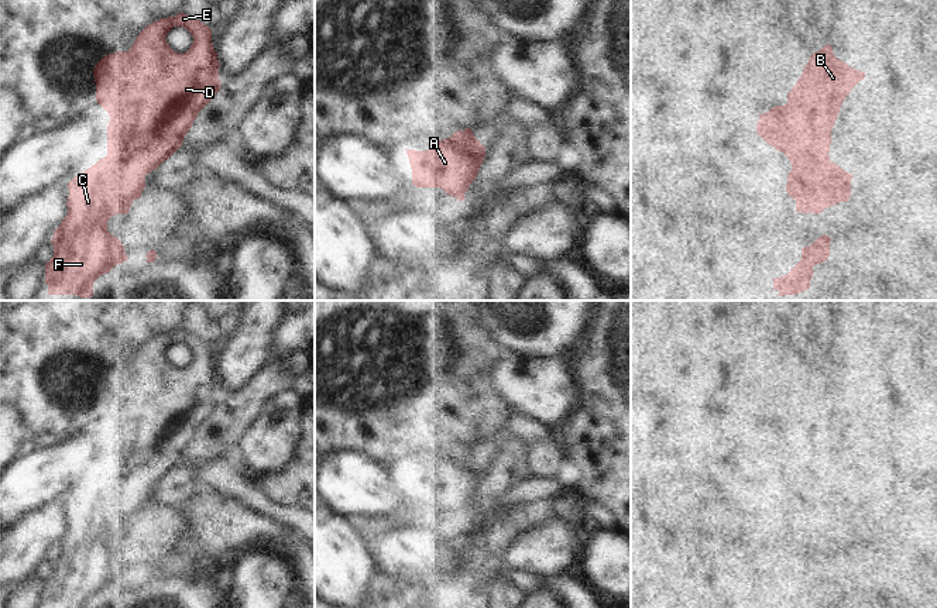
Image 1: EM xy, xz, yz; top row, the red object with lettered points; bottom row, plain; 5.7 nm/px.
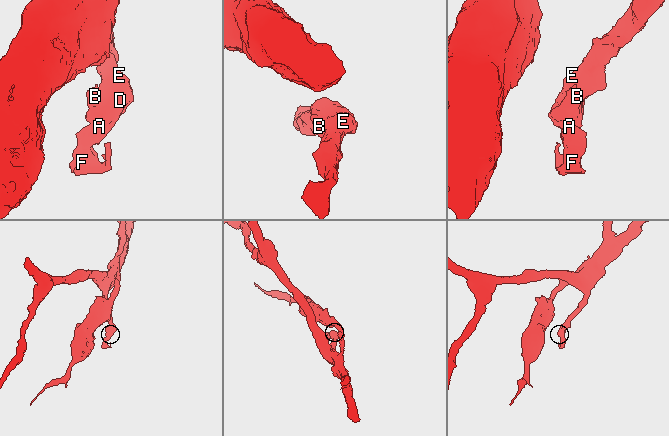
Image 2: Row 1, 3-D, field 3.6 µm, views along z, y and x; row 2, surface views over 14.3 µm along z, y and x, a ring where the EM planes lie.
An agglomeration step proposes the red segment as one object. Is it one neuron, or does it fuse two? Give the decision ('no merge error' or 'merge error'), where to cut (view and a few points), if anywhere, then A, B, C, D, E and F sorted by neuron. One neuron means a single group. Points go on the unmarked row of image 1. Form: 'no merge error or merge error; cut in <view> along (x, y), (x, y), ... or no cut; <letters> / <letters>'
no merge error; no cut; A B C D E F

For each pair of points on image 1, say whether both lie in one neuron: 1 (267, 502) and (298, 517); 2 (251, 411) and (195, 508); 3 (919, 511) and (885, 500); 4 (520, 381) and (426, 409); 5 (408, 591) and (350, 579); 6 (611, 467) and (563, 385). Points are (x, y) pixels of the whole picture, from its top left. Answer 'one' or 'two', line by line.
1: one
2: two
3: one
4: two
5: two
6: two

